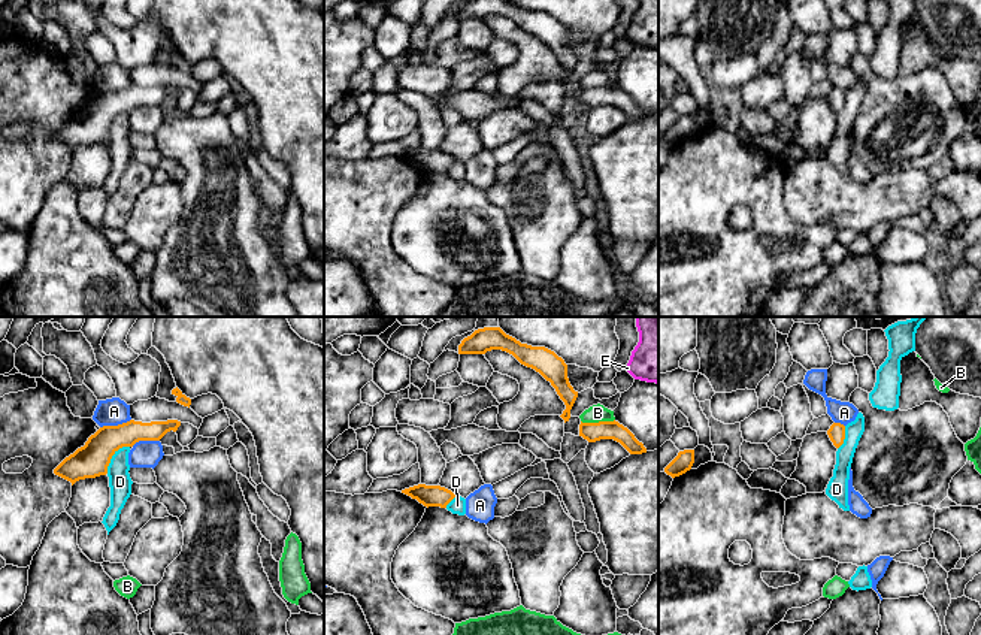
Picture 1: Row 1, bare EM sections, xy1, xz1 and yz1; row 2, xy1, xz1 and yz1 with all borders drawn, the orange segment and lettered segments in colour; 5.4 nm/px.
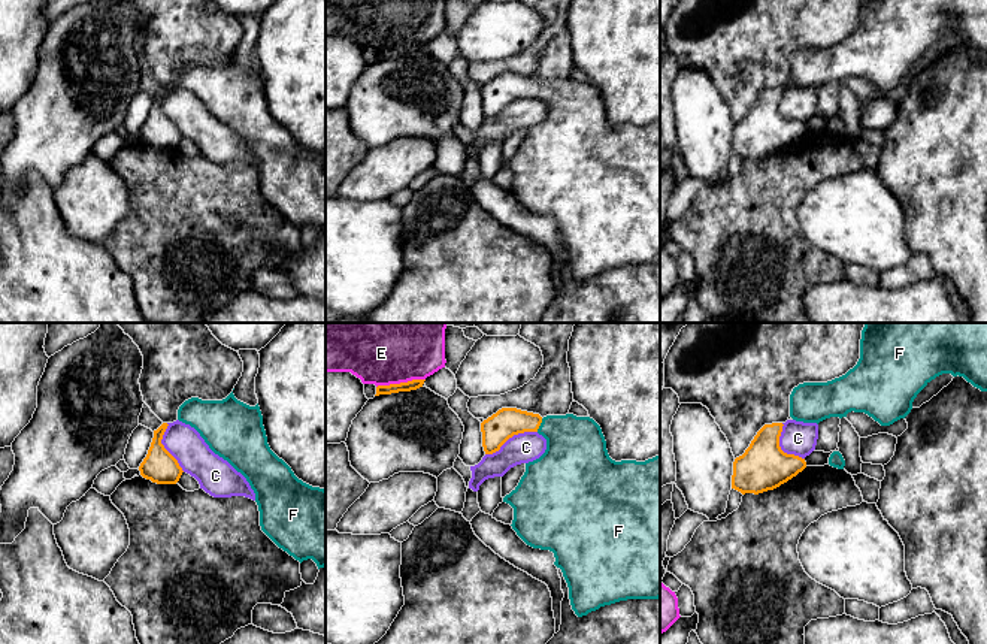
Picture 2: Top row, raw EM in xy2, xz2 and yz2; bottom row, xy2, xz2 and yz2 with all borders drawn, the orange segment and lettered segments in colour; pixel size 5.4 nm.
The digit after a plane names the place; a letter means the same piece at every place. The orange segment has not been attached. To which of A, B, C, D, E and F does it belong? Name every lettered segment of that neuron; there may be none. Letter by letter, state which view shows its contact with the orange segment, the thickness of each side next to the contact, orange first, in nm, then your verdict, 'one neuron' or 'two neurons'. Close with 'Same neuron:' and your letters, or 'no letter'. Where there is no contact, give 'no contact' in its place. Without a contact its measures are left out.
A: contact in xy1; calibres 180 and 150 nm; two neurons
B: contact in xz1; calibres 100 and 100 nm; two neurons
C: contact in xz2; calibres 160 and 160 nm; two neurons
D: contact in xy1; calibres 180 and 120 nm; two neurons
E: contact in xz2; calibres 60 and 280 nm; two neurons
F: contact in xz2; calibres 160 and 320 nm; one neuron
Same neuron: F

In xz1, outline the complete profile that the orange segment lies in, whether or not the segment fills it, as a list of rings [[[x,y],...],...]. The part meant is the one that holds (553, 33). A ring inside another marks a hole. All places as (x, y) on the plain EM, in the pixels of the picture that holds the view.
[[[470,0],[458,10],[458,19],[485,19],[491,15],[512,19],[521,30],[535,34],[549,46],[566,70],[560,82],[564,88],[569,87],[578,57],[569,48],[567,30],[561,22],[545,12],[521,9],[509,0]]]

